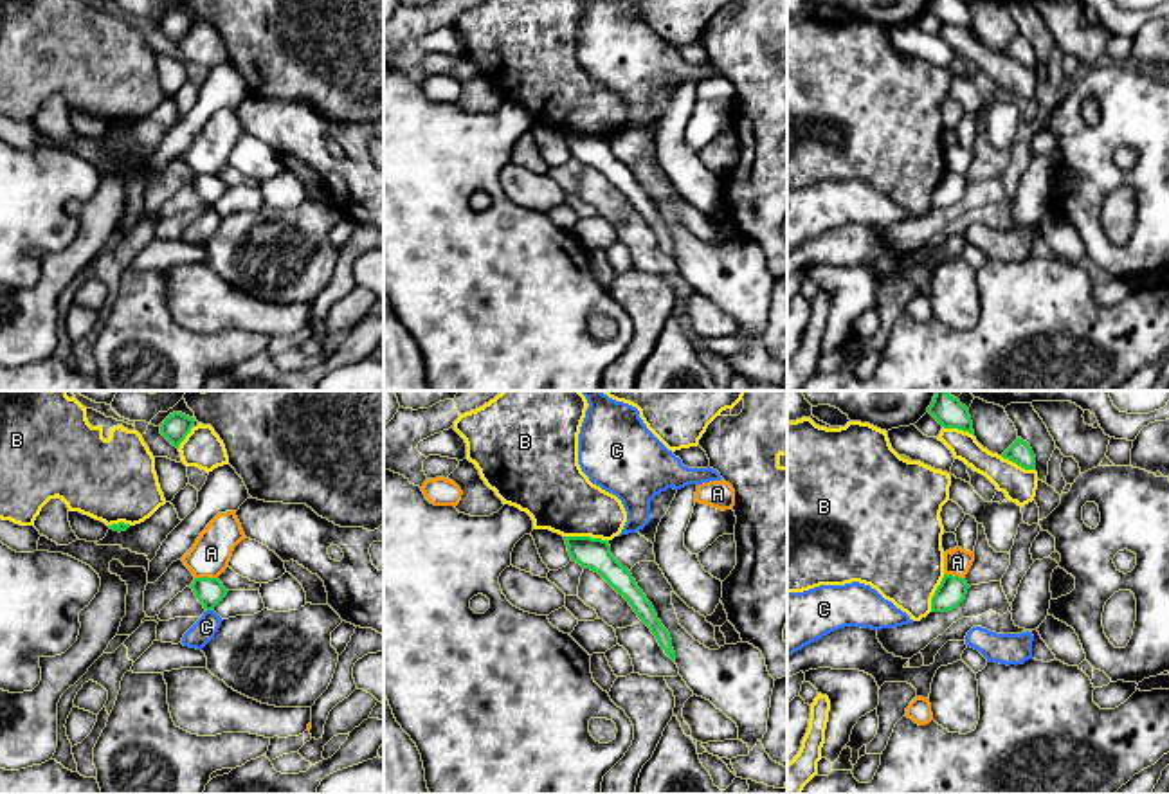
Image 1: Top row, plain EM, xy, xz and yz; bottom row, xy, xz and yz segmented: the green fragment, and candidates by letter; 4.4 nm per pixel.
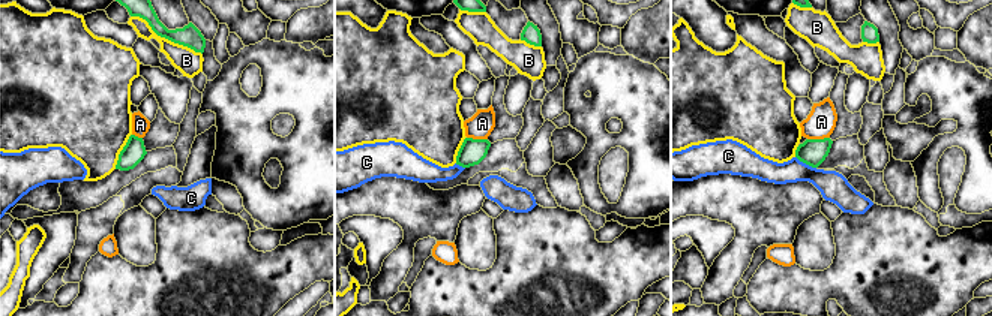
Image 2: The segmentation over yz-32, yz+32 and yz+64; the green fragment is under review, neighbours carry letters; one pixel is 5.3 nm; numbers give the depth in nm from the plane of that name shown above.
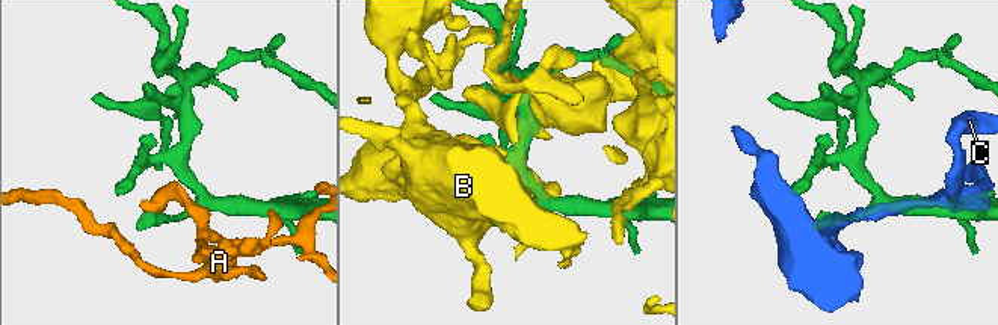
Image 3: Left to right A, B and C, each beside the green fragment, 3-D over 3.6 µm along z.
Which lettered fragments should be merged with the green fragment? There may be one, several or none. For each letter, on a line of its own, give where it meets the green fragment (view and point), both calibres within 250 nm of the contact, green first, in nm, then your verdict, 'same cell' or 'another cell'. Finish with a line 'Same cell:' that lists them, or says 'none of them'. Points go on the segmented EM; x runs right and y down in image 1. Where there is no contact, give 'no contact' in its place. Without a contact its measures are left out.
A: xy (206, 577) | 130/180 nm | another cell
B: xz (586, 537) | 140/300 nm | another cell
C: xy (209, 609) | 130/100 nm | another cell
Same cell: none of them

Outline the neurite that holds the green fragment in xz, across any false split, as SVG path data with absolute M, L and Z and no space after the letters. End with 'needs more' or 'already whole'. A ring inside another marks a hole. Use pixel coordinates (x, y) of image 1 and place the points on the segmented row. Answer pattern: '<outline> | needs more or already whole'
M564 537L564 540L571 560L580 564L584 569L598 573L618 594L621 594L638 614L638 618L656 636L665 654L675 661L675 652L672 648L668 630L657 619L652 603L638 587L630 571L612 556L609 540L591 537Z | already whole

